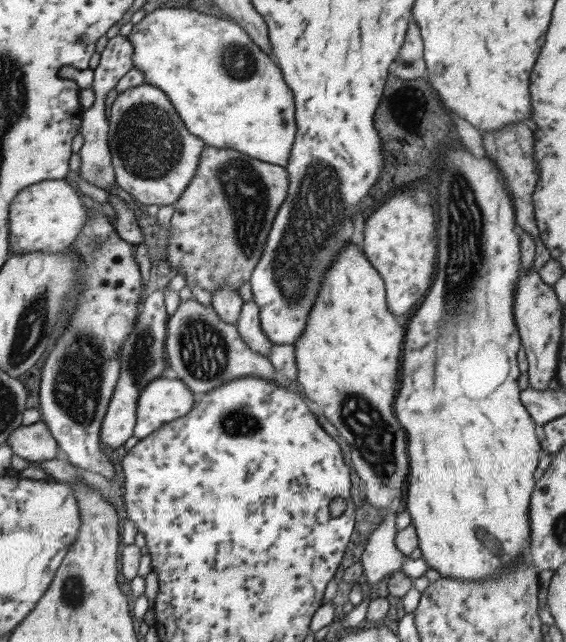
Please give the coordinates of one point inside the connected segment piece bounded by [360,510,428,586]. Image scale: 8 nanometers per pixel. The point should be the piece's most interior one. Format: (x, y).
(380, 557)

